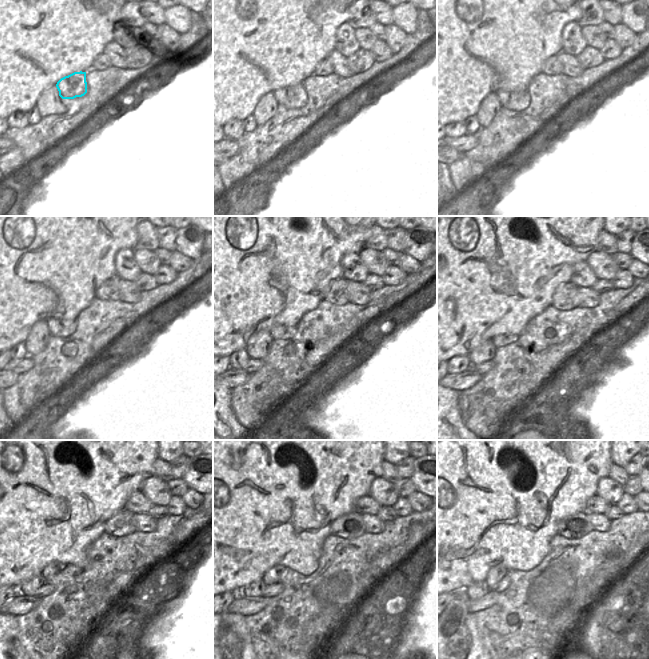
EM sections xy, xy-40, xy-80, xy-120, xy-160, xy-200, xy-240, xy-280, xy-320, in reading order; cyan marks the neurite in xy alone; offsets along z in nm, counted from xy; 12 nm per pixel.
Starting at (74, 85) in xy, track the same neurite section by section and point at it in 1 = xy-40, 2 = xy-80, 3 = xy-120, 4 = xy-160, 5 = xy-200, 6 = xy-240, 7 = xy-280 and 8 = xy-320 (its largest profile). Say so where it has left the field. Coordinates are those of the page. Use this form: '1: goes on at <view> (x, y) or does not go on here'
1: goes on at xy-40 (293, 97)
2: goes on at xy-80 (516, 101)
3: goes on at xy-120 (60, 328)
4: goes on at xy-160 (284, 332)
5: goes on at xy-200 (502, 337)
6: goes on at xy-240 (51, 569)
7: goes on at xy-280 (272, 576)
8: goes on at xy-320 (496, 574)

